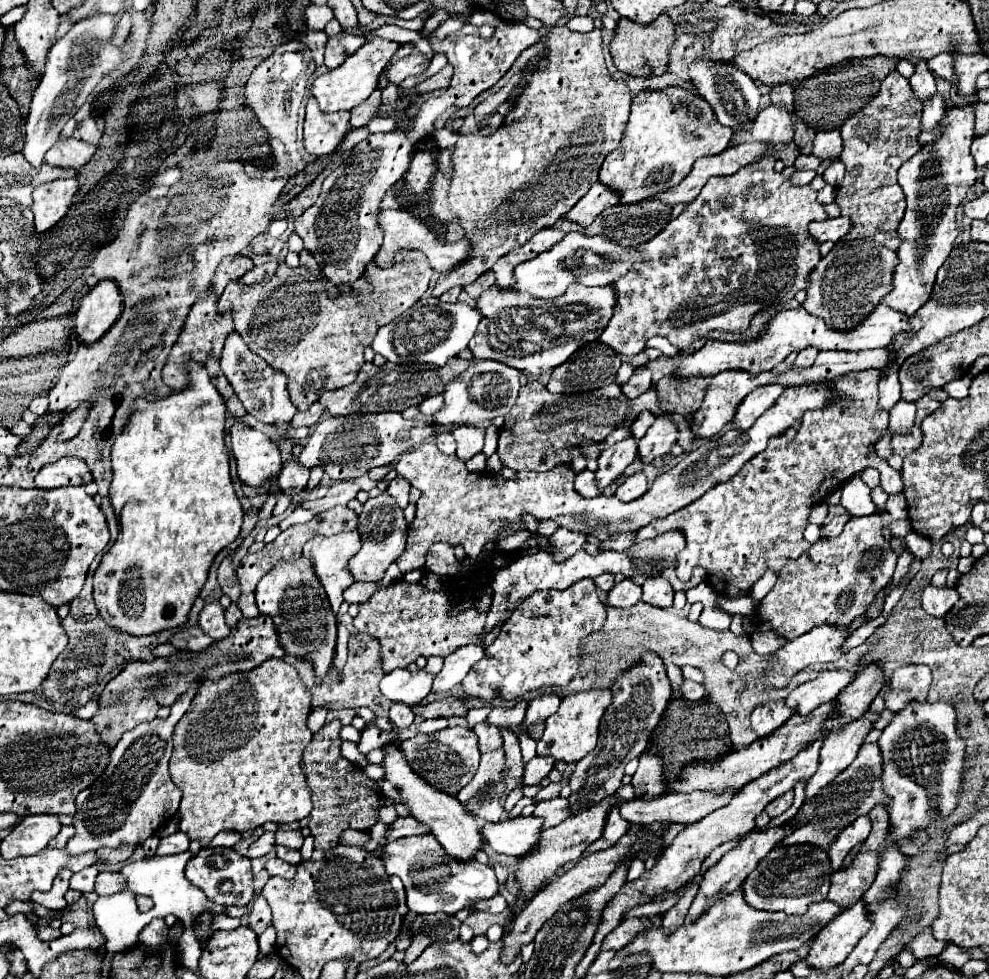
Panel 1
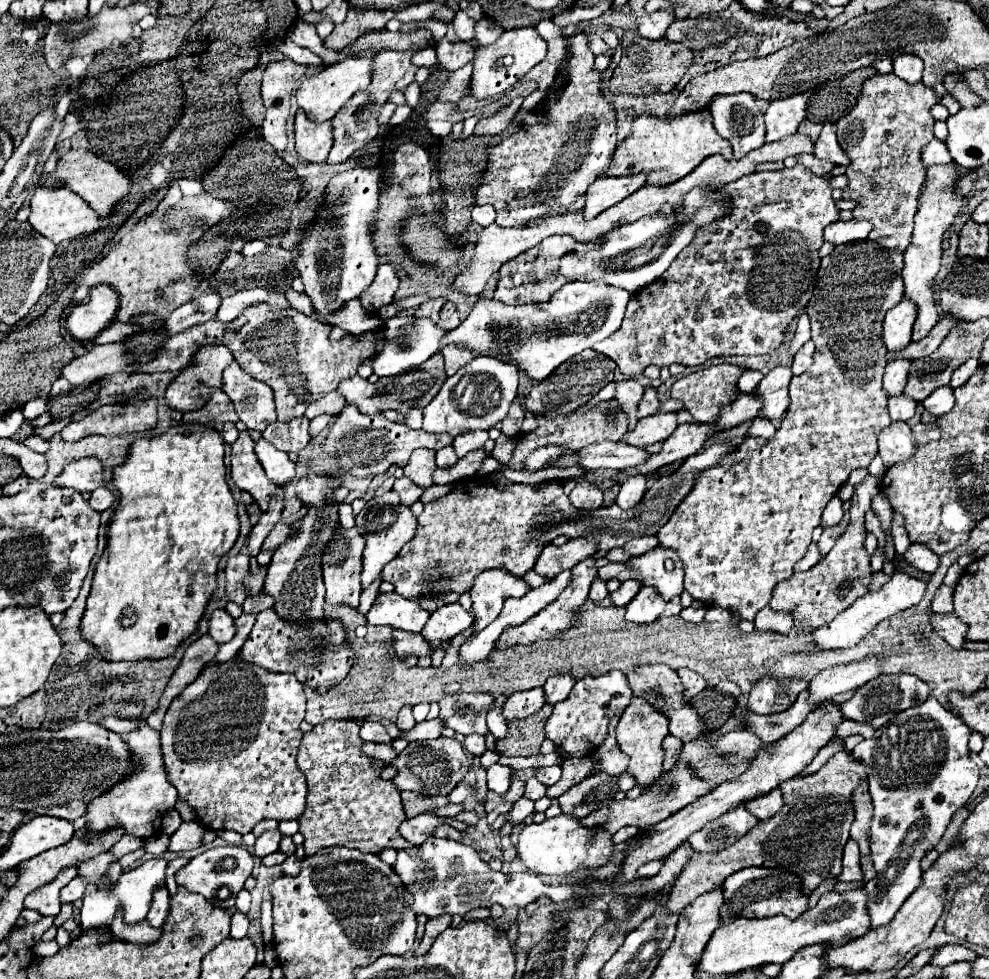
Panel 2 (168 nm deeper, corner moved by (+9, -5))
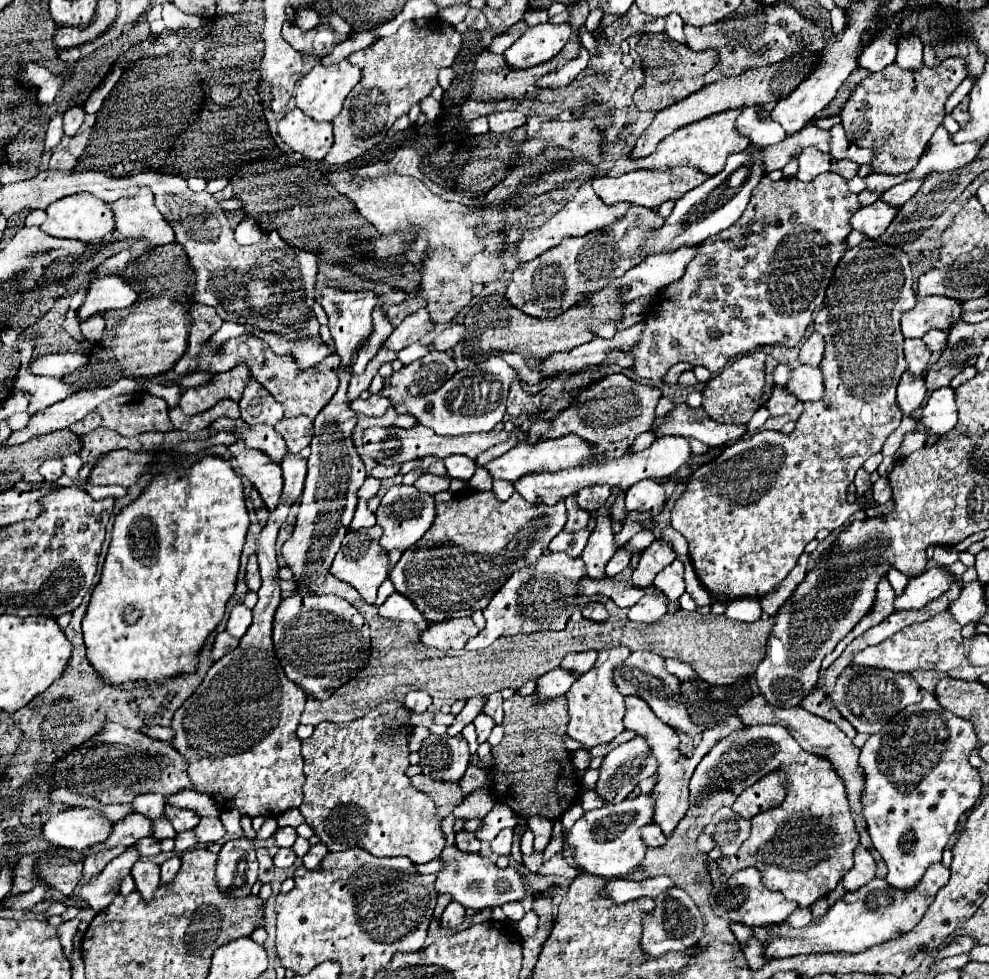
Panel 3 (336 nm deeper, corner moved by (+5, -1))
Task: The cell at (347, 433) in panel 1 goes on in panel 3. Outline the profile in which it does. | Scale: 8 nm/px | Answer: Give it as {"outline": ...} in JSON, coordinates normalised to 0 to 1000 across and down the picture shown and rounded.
{"outline":[[[422,433],[418,437],[401,437],[401,435],[391,435],[391,437],[383,437],[383,435],[375,435],[367,439],[367,458],[373,462],[373,466],[377,470],[381,470],[383,474],[395,474],[395,476],[403,476],[407,472],[414,470],[422,470],[430,464],[440,464],[444,468],[456,466],[456,464],[470,464],[474,468],[480,468],[484,462],[492,460],[498,454],[511,451],[515,447],[515,443],[511,439],[507,441],[490,441],[490,443],[474,443],[474,445],[442,445],[438,439]]]}

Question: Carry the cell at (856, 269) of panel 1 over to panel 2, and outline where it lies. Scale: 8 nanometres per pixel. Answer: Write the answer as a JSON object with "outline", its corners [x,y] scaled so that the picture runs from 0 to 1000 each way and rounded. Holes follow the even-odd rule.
{"outline":[[[881,245],[862,247],[862,249],[856,249],[856,251],[846,251],[842,259],[838,259],[836,264],[830,266],[830,274],[828,274],[828,280],[826,280],[826,296],[822,298],[822,304],[816,313],[816,321],[818,321],[818,327],[820,327],[820,347],[824,349],[826,358],[824,358],[824,364],[822,364],[822,374],[816,380],[812,380],[810,384],[804,384],[800,388],[800,394],[798,394],[800,415],[798,415],[798,419],[796,419],[796,423],[790,431],[790,437],[778,449],[776,447],[753,447],[737,466],[731,466],[731,470],[725,472],[721,478],[709,482],[709,486],[705,486],[705,490],[703,490],[701,501],[693,507],[693,511],[689,511],[689,515],[678,525],[676,533],[664,545],[666,552],[668,552],[668,558],[680,560],[687,566],[687,570],[691,574],[691,582],[693,582],[693,603],[703,613],[733,621],[737,625],[745,625],[753,633],[761,633],[763,627],[778,617],[782,601],[788,594],[796,592],[802,586],[804,574],[808,574],[814,568],[816,558],[820,556],[820,545],[830,535],[830,525],[832,525],[834,517],[838,515],[838,511],[846,505],[846,498],[856,492],[858,484],[865,478],[877,478],[879,472],[887,466],[887,445],[893,437],[897,437],[901,433],[899,419],[897,419],[899,404],[895,404],[895,398],[893,398],[893,392],[891,392],[895,372],[899,370],[899,366],[897,366],[899,360],[891,351],[891,339],[893,339],[895,319],[899,315],[905,315],[911,308],[913,298],[915,298],[911,276],[913,276],[913,259],[907,259],[905,255],[891,253],[891,249],[883,249]],[[729,590],[745,590],[745,599],[743,599],[743,603],[735,605],[735,611],[729,611]]]}

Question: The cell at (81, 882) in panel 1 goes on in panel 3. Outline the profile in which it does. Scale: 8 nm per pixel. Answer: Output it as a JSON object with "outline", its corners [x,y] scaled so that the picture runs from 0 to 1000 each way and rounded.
{"outline":[[[143,856],[139,858],[139,862],[134,862],[141,870],[141,876],[151,876],[151,874],[159,874],[163,868],[161,868],[161,858],[155,858],[155,856]]]}

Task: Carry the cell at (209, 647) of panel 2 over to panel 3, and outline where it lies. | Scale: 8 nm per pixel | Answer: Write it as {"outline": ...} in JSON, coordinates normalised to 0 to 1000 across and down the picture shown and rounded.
{"outline":[[[223,646],[217,650],[217,656],[215,656],[215,662],[213,662],[213,674],[221,674],[223,670],[232,668],[236,662],[240,662],[242,654],[232,650],[230,646]]]}

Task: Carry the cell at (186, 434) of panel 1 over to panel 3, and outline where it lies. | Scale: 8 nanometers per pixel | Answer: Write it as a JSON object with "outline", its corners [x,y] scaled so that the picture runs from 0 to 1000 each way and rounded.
{"outline":[[[207,466],[179,484],[157,486],[143,507],[116,527],[104,586],[84,631],[88,672],[100,684],[104,697],[132,701],[139,695],[147,695],[163,699],[177,688],[197,686],[197,670],[209,648],[223,635],[228,617],[238,603],[250,537],[252,527],[244,488],[232,470],[223,466]]]}

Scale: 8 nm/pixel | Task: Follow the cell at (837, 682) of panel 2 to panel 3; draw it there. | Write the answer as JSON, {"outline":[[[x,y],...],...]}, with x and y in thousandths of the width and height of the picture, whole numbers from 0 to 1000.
{"outline":[[[956,623],[947,629],[913,641],[911,646],[903,648],[901,652],[893,654],[887,660],[877,660],[860,674],[858,682],[879,680],[879,682],[895,682],[901,686],[923,686],[923,684],[951,684],[958,686],[968,682],[976,674],[976,660],[972,652],[972,637]]]}

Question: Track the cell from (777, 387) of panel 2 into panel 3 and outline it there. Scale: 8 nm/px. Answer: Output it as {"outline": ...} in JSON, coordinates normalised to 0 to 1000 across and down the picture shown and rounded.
{"outline":[[[806,374],[798,380],[798,390],[794,392],[794,398],[804,404],[808,411],[816,409],[828,409],[832,400],[830,392],[830,376],[818,376],[818,374]]]}

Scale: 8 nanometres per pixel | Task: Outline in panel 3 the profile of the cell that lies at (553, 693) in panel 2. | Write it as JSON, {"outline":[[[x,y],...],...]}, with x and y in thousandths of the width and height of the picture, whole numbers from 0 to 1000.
{"outline":[[[583,666],[583,668],[575,668],[569,672],[567,682],[581,686],[583,691],[589,691],[592,686],[596,686],[600,682],[604,674],[604,666]]]}

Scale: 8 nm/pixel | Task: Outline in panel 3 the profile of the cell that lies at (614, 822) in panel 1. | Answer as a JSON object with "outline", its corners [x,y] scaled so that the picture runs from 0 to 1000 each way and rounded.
{"outline":[[[654,842],[648,846],[648,856],[654,864],[668,864],[672,862],[672,852],[668,850],[668,846],[664,846],[664,842]]]}

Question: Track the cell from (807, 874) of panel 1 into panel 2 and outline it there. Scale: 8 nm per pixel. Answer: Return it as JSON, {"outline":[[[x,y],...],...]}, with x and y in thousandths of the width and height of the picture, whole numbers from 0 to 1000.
{"outline":[[[751,887],[731,901],[731,925],[727,930],[729,942],[739,942],[743,938],[776,938],[794,934],[796,938],[806,938],[816,930],[816,915],[810,913],[810,901],[804,893],[784,887]]]}

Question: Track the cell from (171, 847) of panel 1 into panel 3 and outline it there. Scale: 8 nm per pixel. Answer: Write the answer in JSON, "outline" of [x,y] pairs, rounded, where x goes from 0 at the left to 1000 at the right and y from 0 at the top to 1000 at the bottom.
{"outline":[[[203,836],[201,842],[195,846],[195,852],[201,858],[201,862],[213,862],[223,858],[223,854],[228,852],[228,846],[221,836]]]}

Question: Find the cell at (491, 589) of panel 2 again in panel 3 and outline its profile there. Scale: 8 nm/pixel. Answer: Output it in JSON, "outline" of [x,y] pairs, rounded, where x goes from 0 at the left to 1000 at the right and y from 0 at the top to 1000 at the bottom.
{"outline":[[[553,566],[539,576],[539,580],[529,580],[521,584],[496,611],[488,629],[492,633],[490,641],[480,650],[474,652],[470,664],[488,664],[501,652],[523,648],[523,646],[539,646],[539,644],[565,644],[575,633],[581,619],[587,615],[581,607],[581,594],[592,588],[592,580],[585,570],[575,570],[573,566]]]}

